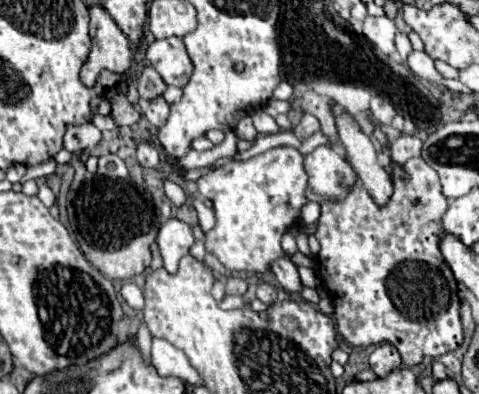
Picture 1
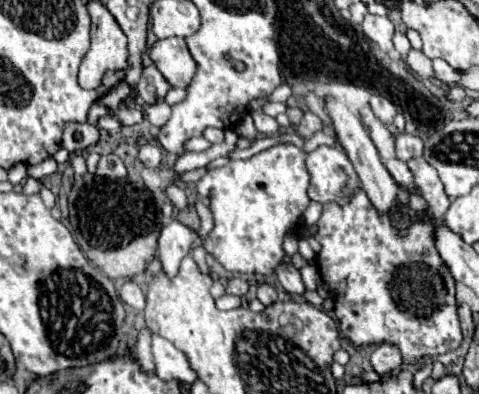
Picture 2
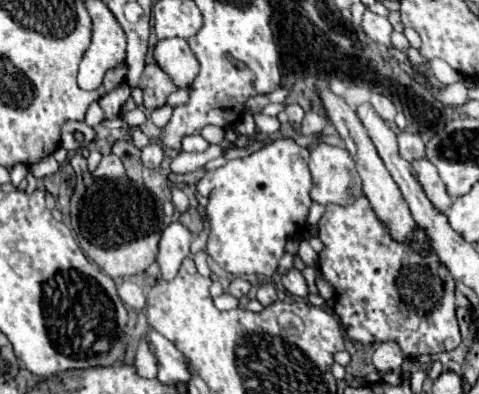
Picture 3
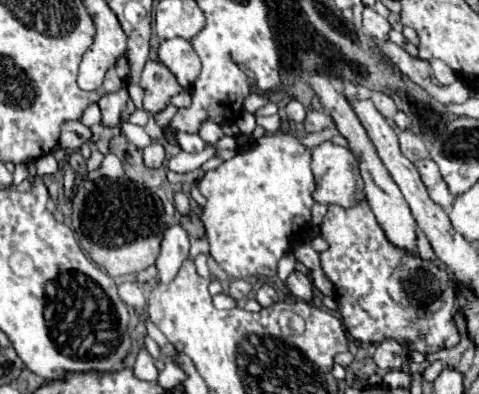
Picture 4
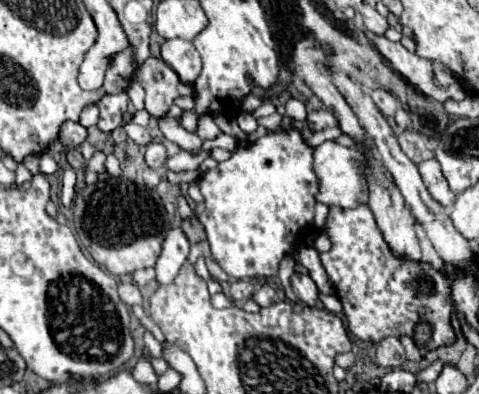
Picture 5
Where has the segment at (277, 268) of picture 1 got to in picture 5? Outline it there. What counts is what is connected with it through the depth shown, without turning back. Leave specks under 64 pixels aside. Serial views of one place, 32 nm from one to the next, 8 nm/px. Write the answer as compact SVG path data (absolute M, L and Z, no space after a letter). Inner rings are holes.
M292 274L290 276L290 286L292 292L306 304L306 306L314 306L318 302L318 288L314 284L314 280L308 274Z

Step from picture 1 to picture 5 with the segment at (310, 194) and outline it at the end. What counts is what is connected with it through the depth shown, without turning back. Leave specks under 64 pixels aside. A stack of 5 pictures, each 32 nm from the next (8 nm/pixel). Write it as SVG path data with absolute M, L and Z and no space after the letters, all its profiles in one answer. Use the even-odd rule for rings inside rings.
M324 142L318 148L314 148L314 174L320 186L316 200L326 206L342 206L342 208L356 208L358 204L366 204L368 192L362 176L362 166L364 166L364 154L354 148L344 148L336 142Z

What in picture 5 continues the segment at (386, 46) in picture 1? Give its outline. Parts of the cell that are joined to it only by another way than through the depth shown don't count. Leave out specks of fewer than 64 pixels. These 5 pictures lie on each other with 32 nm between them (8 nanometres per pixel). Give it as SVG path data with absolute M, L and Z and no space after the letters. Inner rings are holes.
M364 4L360 12L362 12L362 16L364 16L364 30L366 30L366 32L372 32L372 34L376 34L376 36L384 36L384 32L388 30L386 18L380 16L380 14L376 12L376 8L372 8L372 6L368 6L368 4Z

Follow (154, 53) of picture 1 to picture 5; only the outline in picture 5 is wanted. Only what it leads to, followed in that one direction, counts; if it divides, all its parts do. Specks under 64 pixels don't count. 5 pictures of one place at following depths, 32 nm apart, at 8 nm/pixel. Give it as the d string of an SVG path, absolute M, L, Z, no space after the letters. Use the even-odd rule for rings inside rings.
M166 40L160 48L160 58L178 74L180 82L192 84L196 76L200 74L200 54L196 48L192 48L192 42L188 40Z

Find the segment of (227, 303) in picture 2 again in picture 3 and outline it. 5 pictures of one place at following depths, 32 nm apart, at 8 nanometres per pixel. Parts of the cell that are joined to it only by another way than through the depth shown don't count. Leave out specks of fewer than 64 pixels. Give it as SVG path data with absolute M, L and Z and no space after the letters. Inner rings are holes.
M222 294L222 296L214 298L214 304L216 304L218 310L232 310L232 308L236 308L240 302L238 302L238 298L234 298L234 296L230 296L230 294Z

